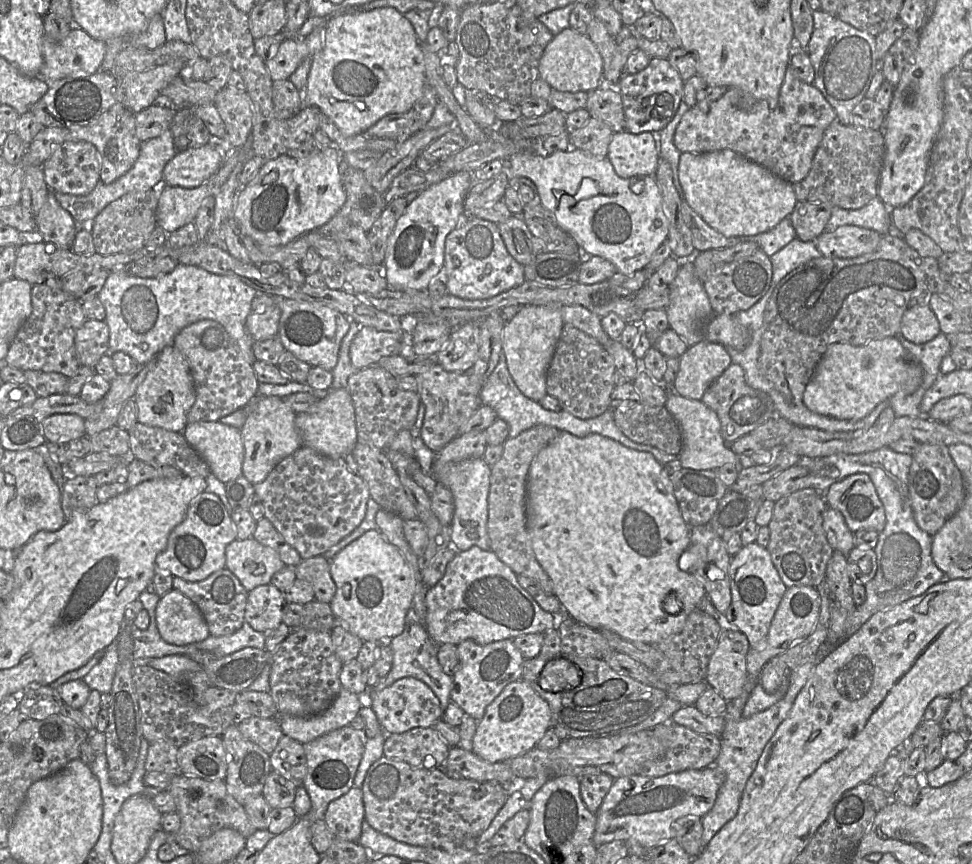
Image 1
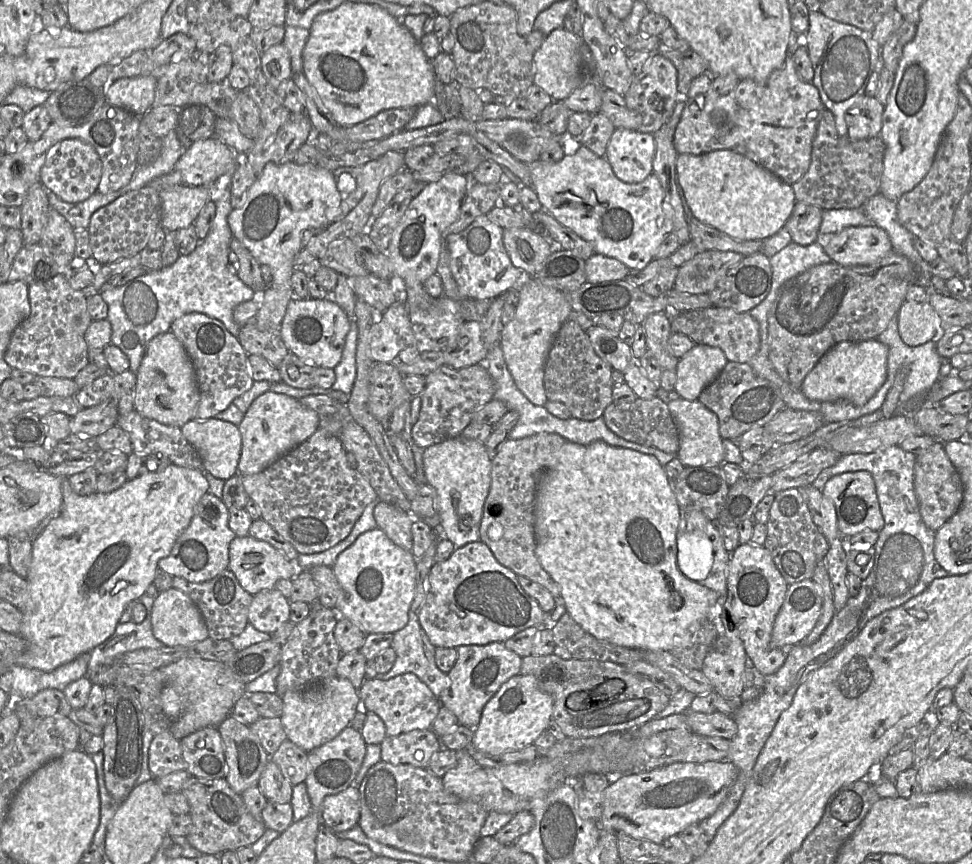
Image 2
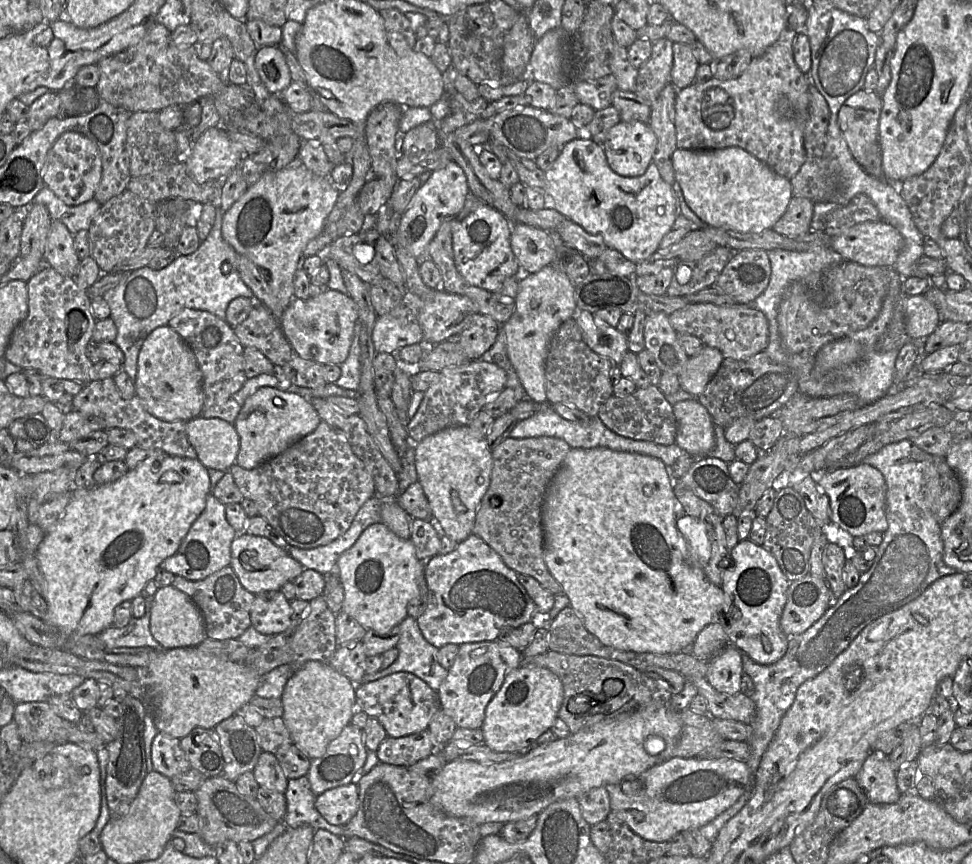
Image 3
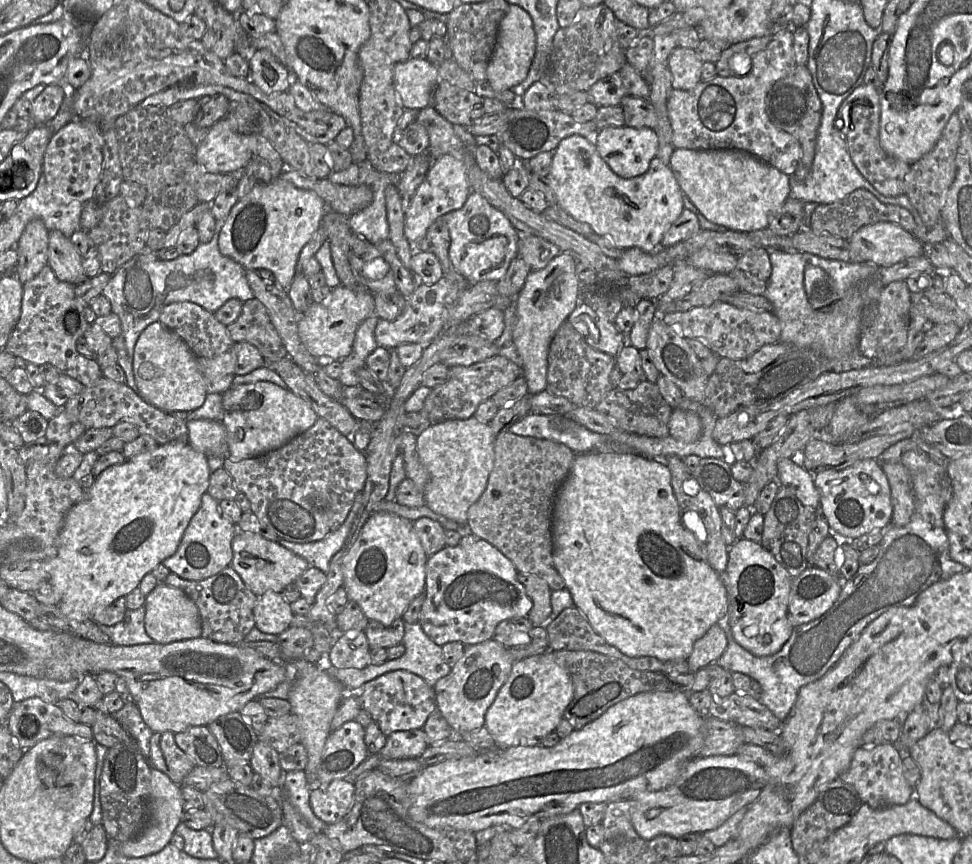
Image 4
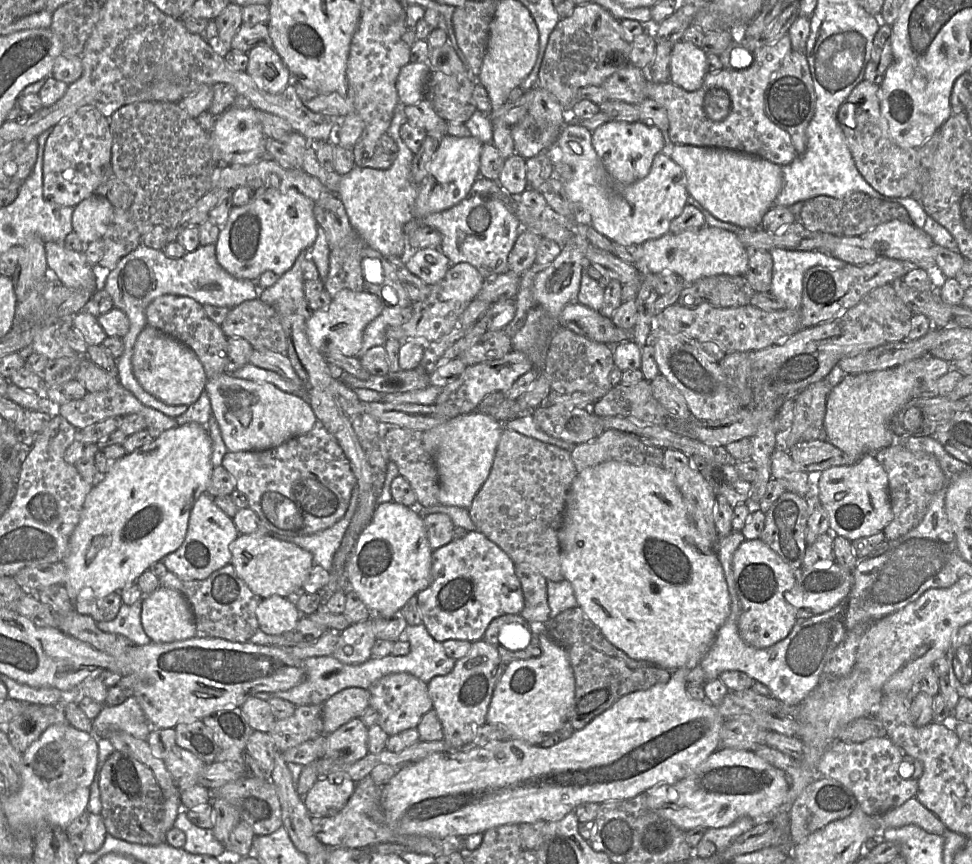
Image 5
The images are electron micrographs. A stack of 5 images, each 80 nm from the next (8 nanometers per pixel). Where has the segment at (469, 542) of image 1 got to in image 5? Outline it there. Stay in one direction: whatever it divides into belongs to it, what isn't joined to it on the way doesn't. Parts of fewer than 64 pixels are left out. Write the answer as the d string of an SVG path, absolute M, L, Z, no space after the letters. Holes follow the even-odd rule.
M476 410L423 432L423 445L432 455L438 472L440 505L470 508L475 495L490 474L496 448L504 430L503 424Z

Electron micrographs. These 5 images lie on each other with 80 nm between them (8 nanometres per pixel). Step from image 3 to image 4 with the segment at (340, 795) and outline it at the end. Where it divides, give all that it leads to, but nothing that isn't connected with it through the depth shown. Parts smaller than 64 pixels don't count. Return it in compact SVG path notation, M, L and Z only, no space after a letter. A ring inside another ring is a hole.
M346 779L329 784L317 784L310 791L310 805L314 814L327 825L342 820L349 812L354 798L355 785Z

